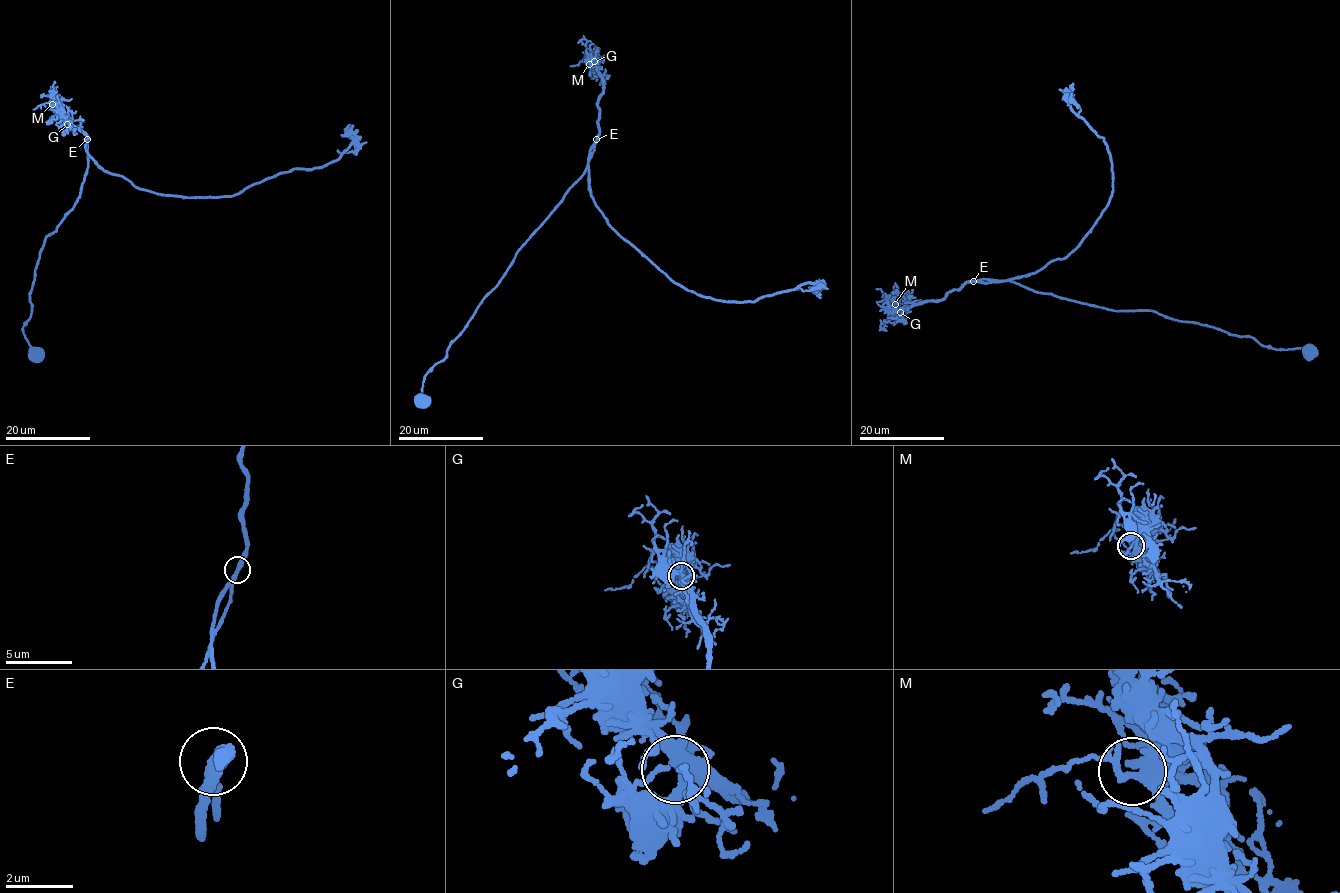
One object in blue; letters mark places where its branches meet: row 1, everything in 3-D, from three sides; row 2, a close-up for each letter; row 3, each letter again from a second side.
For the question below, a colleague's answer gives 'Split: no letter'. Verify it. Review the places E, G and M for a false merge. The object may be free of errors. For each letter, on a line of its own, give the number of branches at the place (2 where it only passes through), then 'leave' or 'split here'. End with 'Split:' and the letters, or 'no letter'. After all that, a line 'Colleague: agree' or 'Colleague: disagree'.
E: branches 2; leave
G: branches 5; leave
M: branches 3; leave
Split: no letter
Colleague: agree

